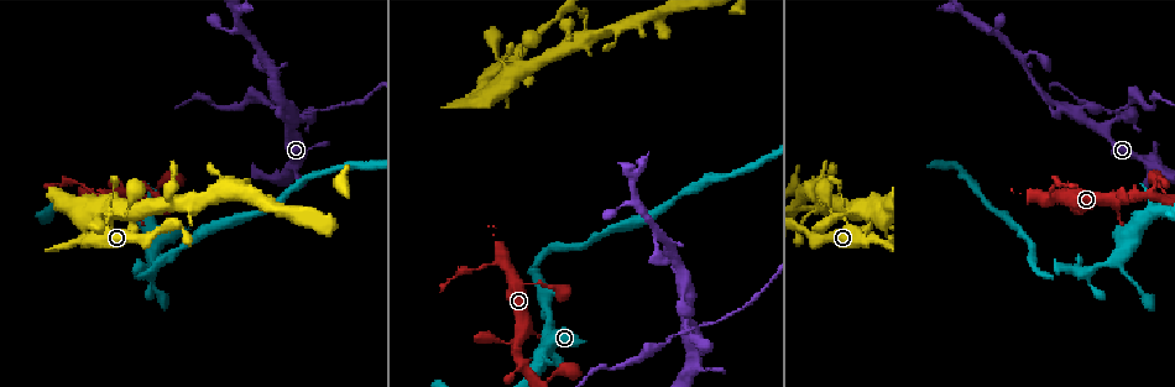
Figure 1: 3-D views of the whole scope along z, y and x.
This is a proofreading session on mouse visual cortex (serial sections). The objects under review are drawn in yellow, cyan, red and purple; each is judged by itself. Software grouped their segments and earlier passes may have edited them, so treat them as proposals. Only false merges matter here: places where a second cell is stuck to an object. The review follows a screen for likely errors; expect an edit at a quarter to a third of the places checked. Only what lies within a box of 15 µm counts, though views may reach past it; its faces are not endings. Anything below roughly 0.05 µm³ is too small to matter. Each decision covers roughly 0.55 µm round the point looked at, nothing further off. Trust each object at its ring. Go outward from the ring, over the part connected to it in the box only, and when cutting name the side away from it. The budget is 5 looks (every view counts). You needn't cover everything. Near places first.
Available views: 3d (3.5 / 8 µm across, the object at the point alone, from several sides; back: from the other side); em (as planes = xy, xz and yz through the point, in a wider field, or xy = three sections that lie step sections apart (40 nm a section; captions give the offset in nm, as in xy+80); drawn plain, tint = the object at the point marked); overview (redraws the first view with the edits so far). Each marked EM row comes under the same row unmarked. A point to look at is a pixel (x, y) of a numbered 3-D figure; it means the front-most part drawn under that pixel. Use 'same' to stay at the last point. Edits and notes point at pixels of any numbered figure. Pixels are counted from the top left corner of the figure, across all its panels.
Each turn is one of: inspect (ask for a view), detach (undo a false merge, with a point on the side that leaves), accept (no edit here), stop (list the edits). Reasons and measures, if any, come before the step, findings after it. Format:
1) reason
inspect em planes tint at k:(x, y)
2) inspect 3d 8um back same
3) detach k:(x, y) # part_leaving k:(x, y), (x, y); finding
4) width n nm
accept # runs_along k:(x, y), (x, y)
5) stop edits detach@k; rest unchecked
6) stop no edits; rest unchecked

a fork
inspect em xy step 3 tint at 1:(1048, 200)

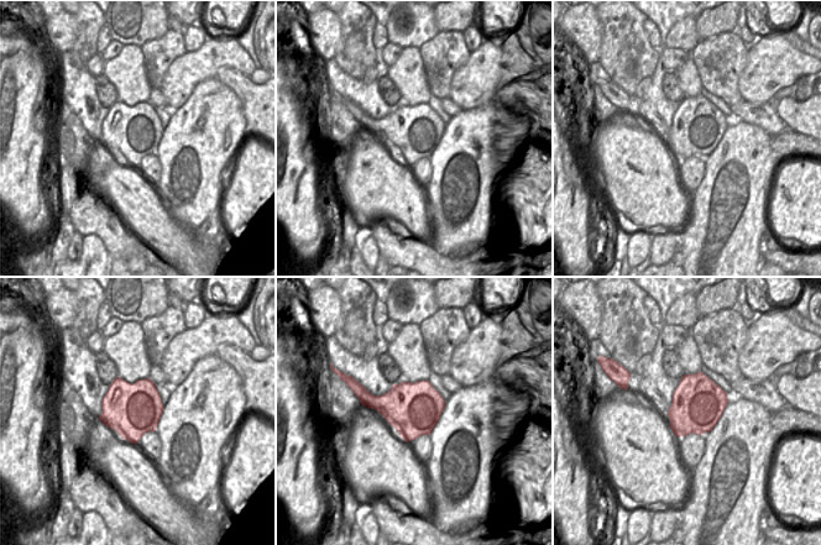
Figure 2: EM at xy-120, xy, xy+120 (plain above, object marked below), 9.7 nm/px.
inspect 3d 3.5um same

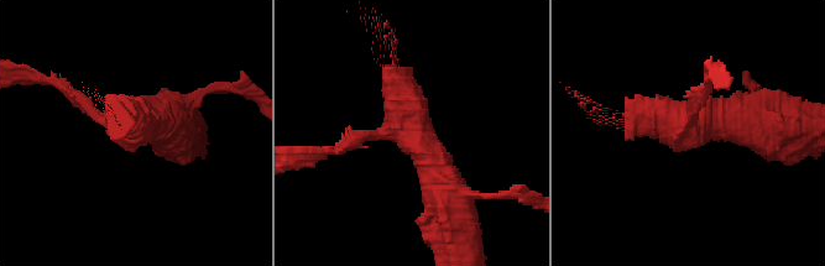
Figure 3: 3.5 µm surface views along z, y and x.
accept # runs_along 3:(445, 194), (392, 74); one cell here

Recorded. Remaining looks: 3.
thick turns thin
inspect 3d 3.5um at 1:(136, 273)

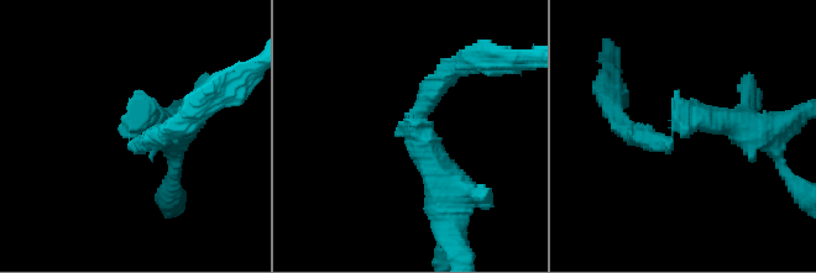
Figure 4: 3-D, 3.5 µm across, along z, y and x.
arm_widths 250, 350 nm; need the tissue
inspect em xy step 1 tint at 4:(408, 115)

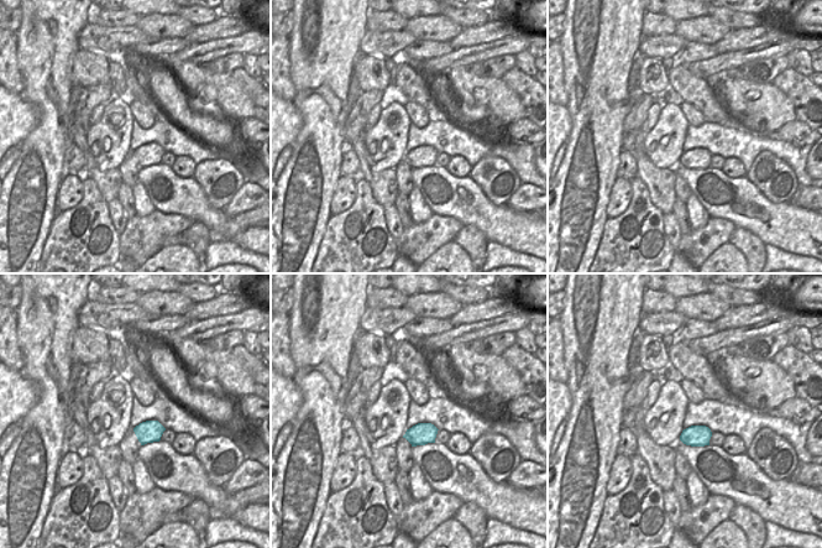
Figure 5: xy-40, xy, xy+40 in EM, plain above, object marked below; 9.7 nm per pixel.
detach 4:(432, 85) # part_leaving 4:(409, 116), (455, 66), (492, 59); a second cell is stuck on

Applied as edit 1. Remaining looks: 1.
stop edits detach@4; rest unchecked

